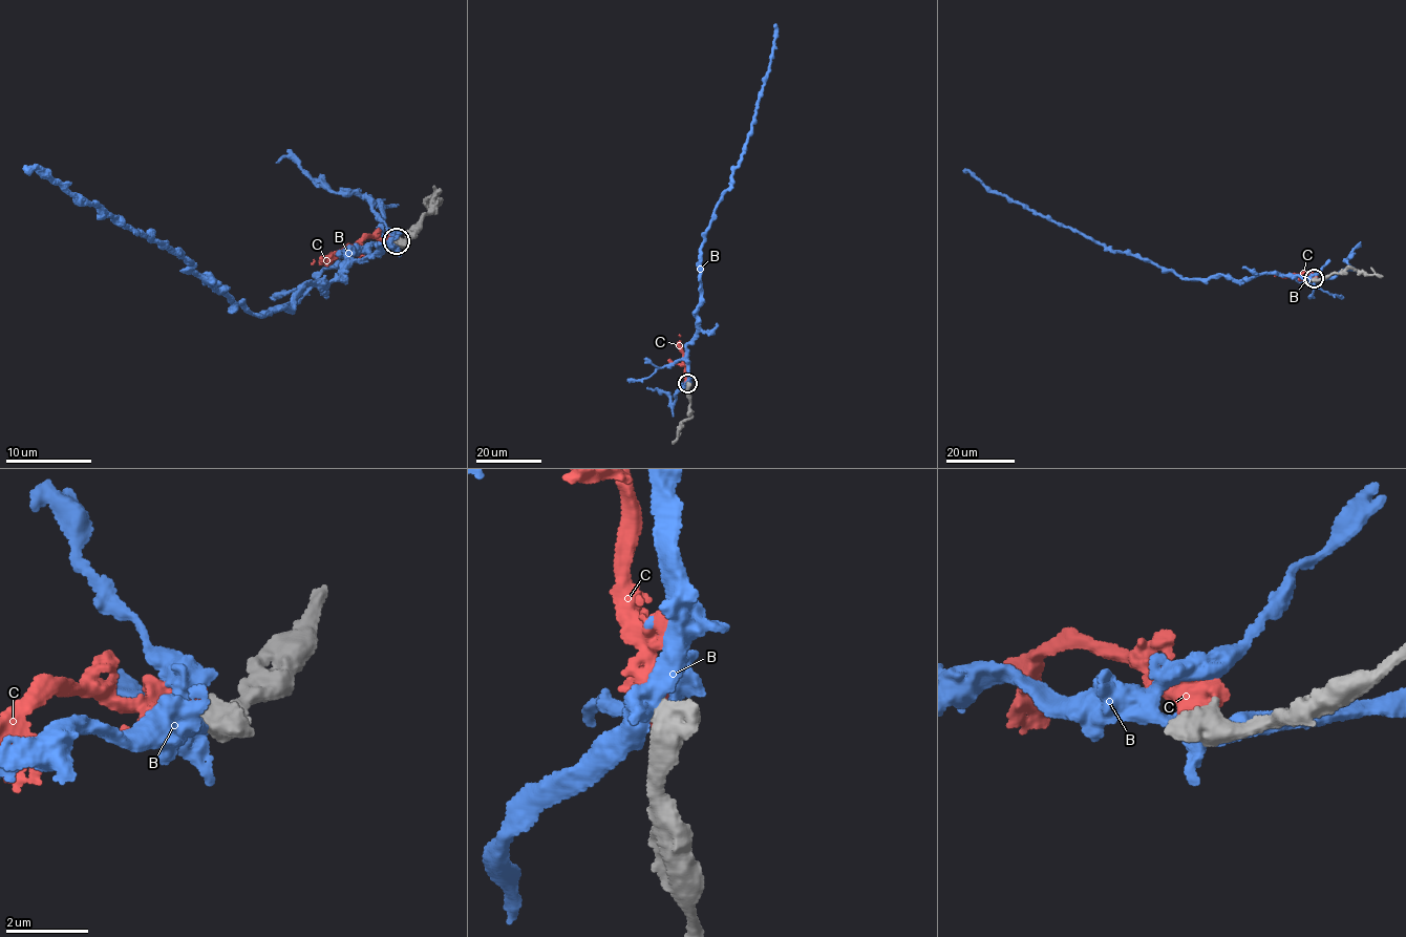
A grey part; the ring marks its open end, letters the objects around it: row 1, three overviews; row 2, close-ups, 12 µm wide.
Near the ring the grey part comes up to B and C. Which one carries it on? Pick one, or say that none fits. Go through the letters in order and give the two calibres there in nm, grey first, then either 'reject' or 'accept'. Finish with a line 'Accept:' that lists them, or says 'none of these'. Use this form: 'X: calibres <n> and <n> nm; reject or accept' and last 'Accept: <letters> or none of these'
B: calibres 550 and 420 nm; reject
C: calibres 550 and 600 nm; accept
Accept: C

